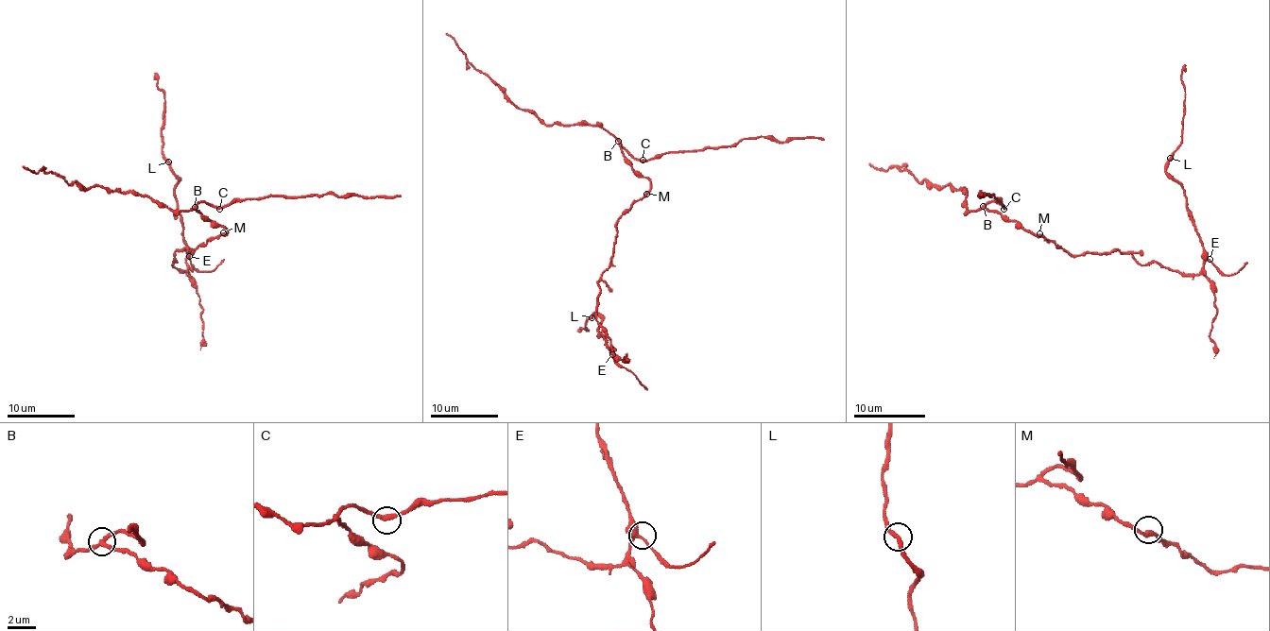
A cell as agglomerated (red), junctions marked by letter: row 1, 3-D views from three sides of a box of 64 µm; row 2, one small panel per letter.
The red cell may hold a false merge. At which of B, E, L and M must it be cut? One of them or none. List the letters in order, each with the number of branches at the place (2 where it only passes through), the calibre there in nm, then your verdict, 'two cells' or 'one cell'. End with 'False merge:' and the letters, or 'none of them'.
B: branches 3; calibre 260 nm; two cells
E: branches 3; calibre 300 nm; one cell
L: branches 2; calibre 280 nm; one cell
M: branches 2; calibre 280 nm; one cell
False merge: B

